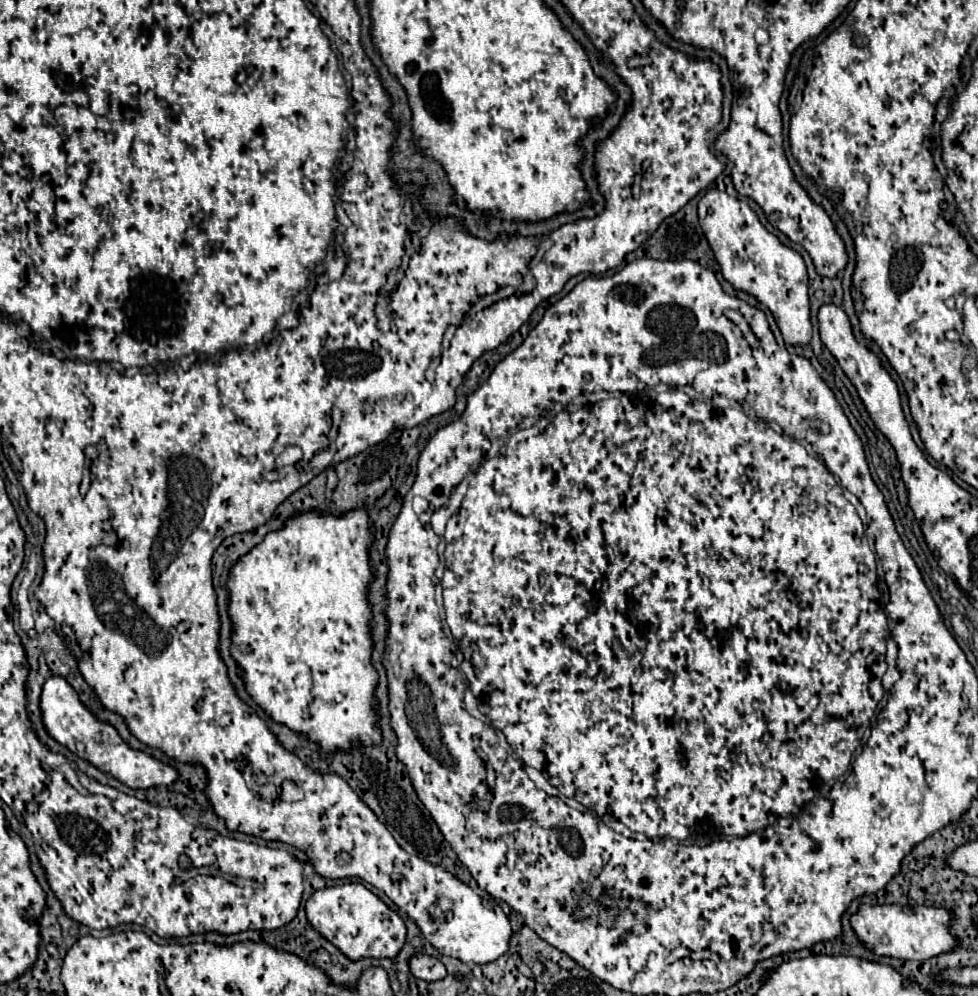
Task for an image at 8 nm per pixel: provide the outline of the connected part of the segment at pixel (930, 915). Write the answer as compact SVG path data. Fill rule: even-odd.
M861 905L859 911L851 917L851 927L855 929L857 937L877 955L925 961L941 953L949 953L949 949L955 949L959 945L959 941L951 933L951 919L953 919L953 913L943 907Z

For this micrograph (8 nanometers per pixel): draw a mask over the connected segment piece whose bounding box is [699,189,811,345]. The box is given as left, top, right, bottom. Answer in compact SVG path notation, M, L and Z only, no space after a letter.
M709 189L699 201L699 223L721 265L723 277L739 291L757 297L769 307L787 345L807 345L811 341L810 301L807 295L807 267L795 249L783 245L769 233L755 211L725 191Z

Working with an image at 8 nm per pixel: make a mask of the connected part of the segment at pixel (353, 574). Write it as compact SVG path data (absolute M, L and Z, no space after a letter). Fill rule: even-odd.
M365 509L349 511L343 517L329 517L323 513L303 513L297 517L291 517L281 531L269 533L261 545L257 545L253 551L249 551L243 559L237 561L237 565L231 569L231 577L227 583L227 589L231 593L231 603L229 603L229 615L235 623L235 633L231 637L231 655L243 669L243 681L247 685L249 695L257 701L259 707L263 707L277 723L287 725L289 729L301 731L313 741L321 745L323 751L337 751L337 749L349 749L351 741L357 743L379 743L381 741L381 731L377 729L377 713L375 713L375 683L377 683L377 671L371 667L371 651L373 651L373 641L369 637L369 627L367 619L371 615L371 607L365 601L365 587L371 579L369 571L369 557L367 557L367 545L373 541L373 529L371 521Z

